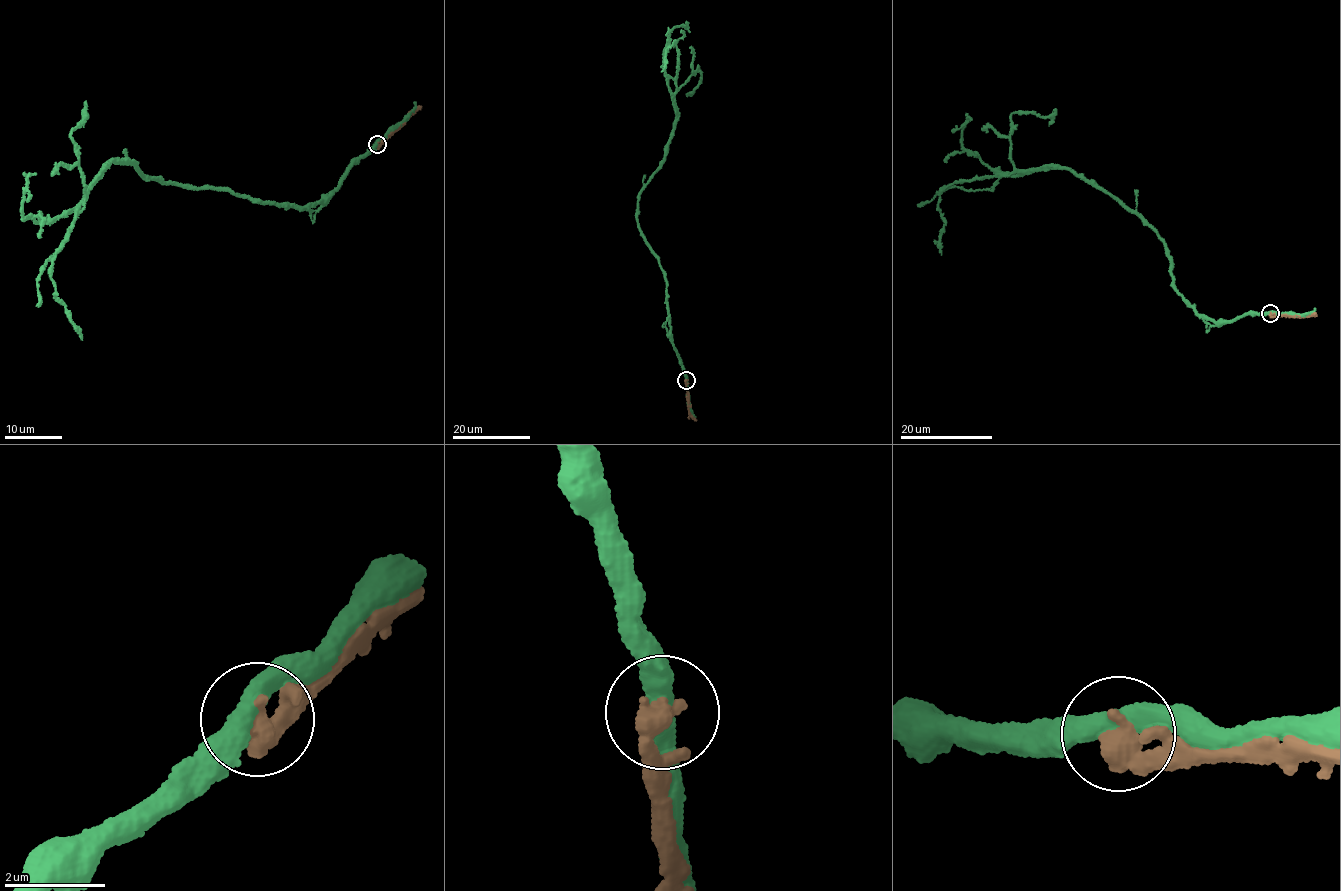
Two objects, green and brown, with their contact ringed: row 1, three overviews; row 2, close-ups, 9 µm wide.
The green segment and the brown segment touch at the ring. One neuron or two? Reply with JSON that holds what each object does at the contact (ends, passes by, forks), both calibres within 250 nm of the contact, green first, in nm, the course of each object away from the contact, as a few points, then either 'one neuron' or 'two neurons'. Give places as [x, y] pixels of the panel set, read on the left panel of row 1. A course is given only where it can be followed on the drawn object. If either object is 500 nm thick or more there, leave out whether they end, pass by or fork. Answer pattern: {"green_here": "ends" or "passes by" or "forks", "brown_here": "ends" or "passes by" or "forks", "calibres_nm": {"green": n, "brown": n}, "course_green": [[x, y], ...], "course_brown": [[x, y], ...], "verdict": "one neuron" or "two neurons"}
{"calibres_nm": {"green": 440, "brown": 500}, "course_green": [[377, 144], [329, 196], [302, 210], [146, 180], [131, 163], [106, 165], [55, 252], [51, 278], [82, 340]], "course_brown": [[377, 144], [402, 126], [421, 106]], "verdict": "two neurons"}

